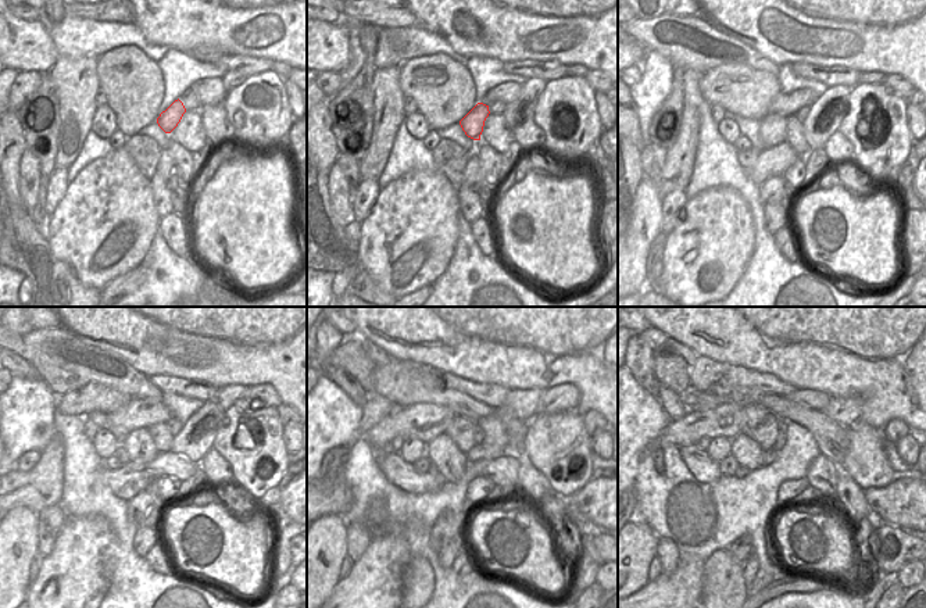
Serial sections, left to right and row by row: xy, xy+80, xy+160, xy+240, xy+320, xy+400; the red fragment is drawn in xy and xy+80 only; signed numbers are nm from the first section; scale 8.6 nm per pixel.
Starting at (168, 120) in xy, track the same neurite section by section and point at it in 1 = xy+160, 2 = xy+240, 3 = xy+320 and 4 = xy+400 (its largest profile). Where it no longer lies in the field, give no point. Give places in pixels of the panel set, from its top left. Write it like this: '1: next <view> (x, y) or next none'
1: next xy+160 (772, 131)
2: next xy+240 (139, 446)
3: next xy+320 (450, 461)
4: next xy+400 (747, 453)

